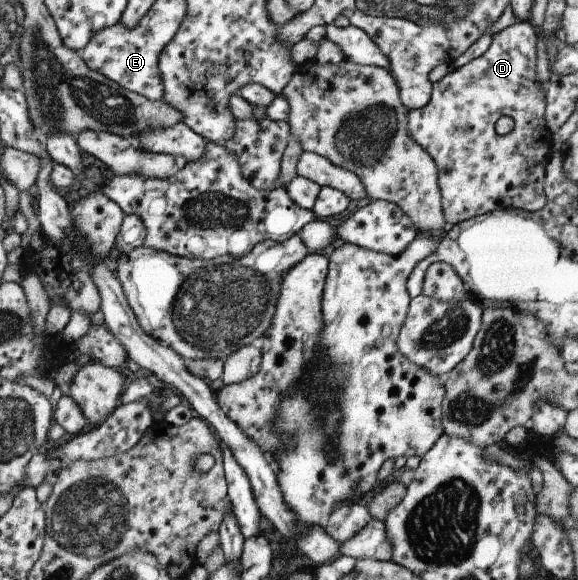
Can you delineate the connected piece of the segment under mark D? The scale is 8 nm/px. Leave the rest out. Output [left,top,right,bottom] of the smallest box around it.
[405,20,553,226]

